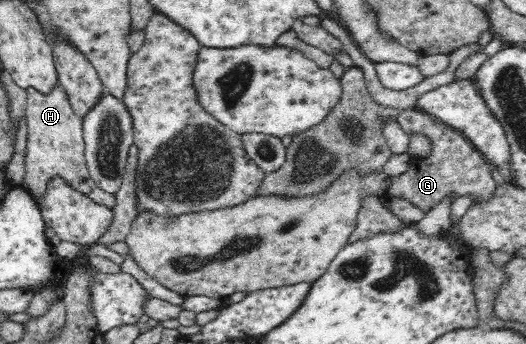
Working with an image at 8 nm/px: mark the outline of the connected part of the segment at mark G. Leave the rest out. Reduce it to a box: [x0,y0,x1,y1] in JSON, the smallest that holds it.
[382,108,497,215]

